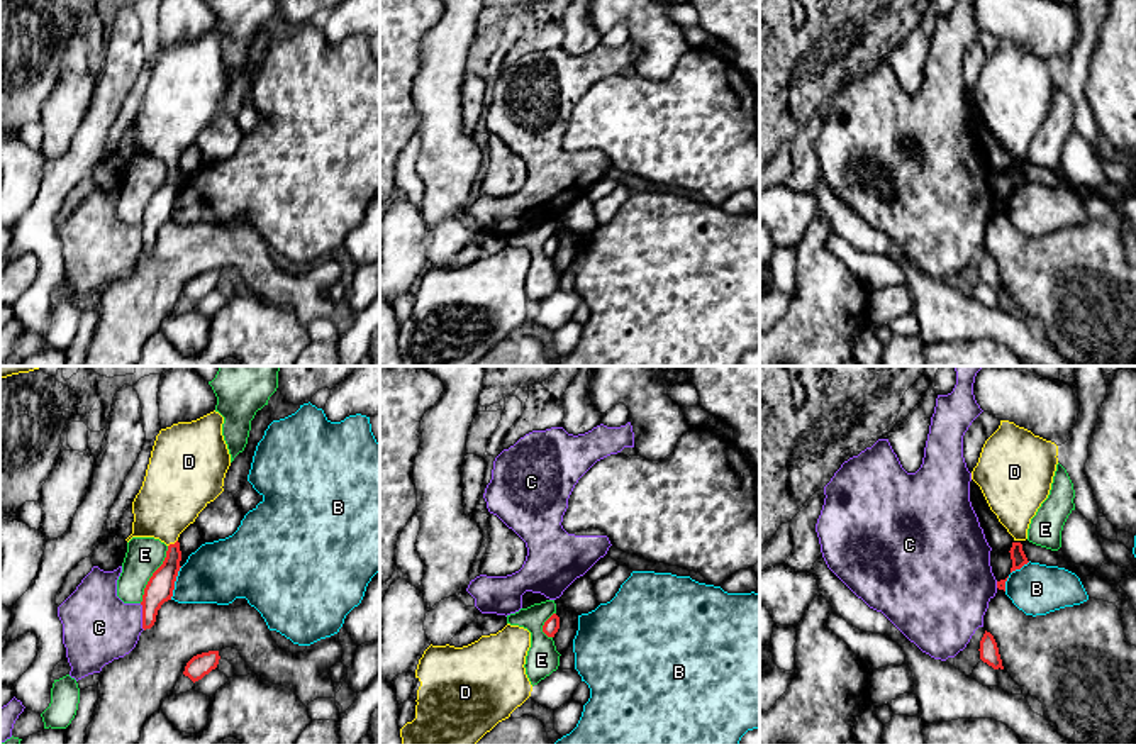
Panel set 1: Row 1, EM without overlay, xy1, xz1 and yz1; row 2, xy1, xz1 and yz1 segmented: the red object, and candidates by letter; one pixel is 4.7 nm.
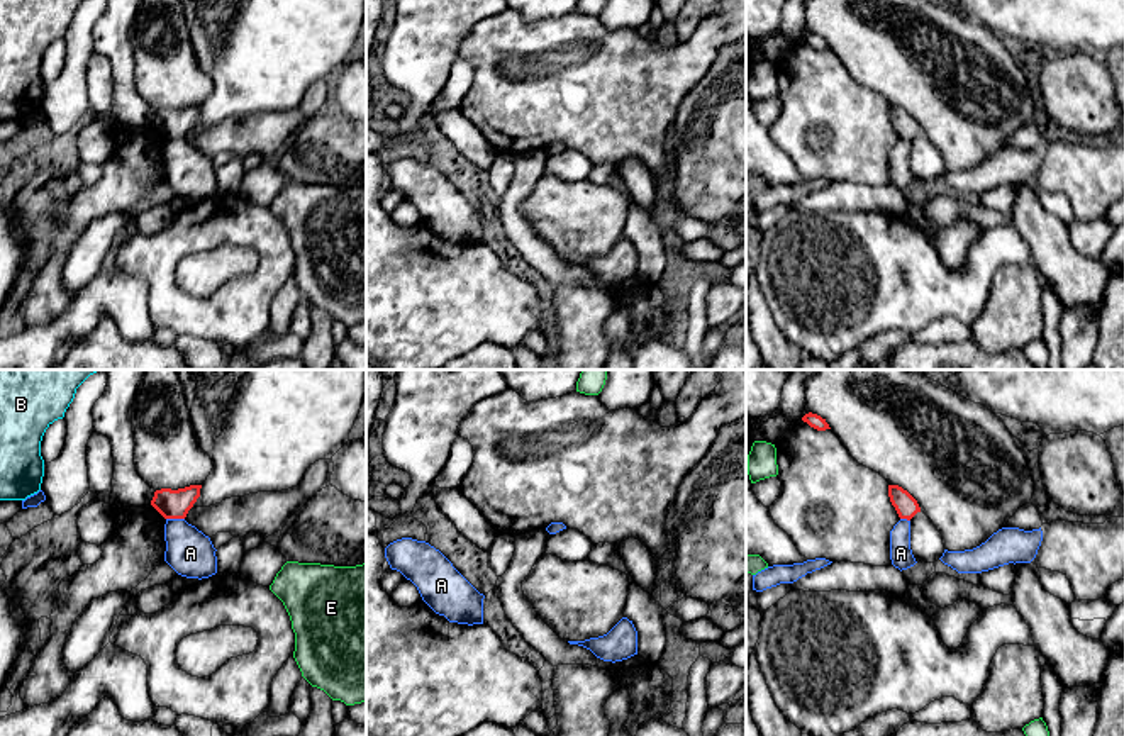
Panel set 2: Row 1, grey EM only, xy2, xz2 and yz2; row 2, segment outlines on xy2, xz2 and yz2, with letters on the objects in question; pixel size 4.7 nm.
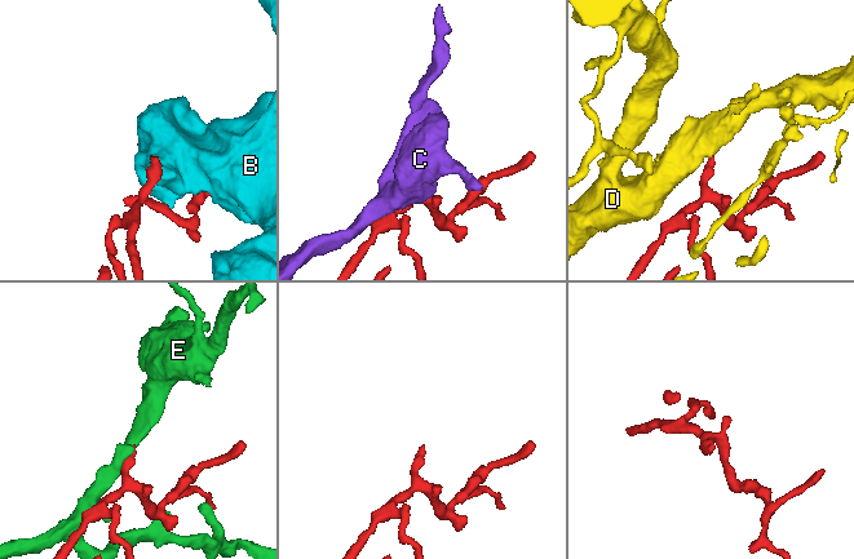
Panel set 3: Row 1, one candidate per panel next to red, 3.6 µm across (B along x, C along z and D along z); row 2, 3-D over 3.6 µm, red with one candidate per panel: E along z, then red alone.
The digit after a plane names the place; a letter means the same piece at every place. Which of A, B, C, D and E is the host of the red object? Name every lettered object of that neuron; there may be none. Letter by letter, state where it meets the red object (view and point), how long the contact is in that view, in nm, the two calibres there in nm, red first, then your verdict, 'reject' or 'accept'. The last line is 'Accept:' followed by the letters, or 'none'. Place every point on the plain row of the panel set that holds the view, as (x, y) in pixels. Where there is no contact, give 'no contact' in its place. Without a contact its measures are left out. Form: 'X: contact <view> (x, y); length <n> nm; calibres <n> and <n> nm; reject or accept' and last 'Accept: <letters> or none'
A: contact xy2 (175, 138); length 90 nm; calibres 140 and 220 nm; reject
B: contact xy1 (173, 204); length 170 nm; calibres 130 and 300 nm; reject
C: contact xy1 (143, 238); length 130 nm; calibres 130 and 340 nm; reject
D: contact xy1 (172, 165); length 60 nm; calibres 130 and 300 nm; accept
E: contact xy1 (153, 195); length 300 nm; calibres 130 and 180 nm; reject
Accept: D

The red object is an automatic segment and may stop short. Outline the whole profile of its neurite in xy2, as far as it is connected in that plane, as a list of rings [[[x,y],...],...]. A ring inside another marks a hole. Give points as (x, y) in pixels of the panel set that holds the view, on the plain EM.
[[[190,105],[178,110],[171,110],[171,109],[156,110],[151,125],[164,139],[185,139],[188,131],[200,117],[200,109],[202,105]]]

